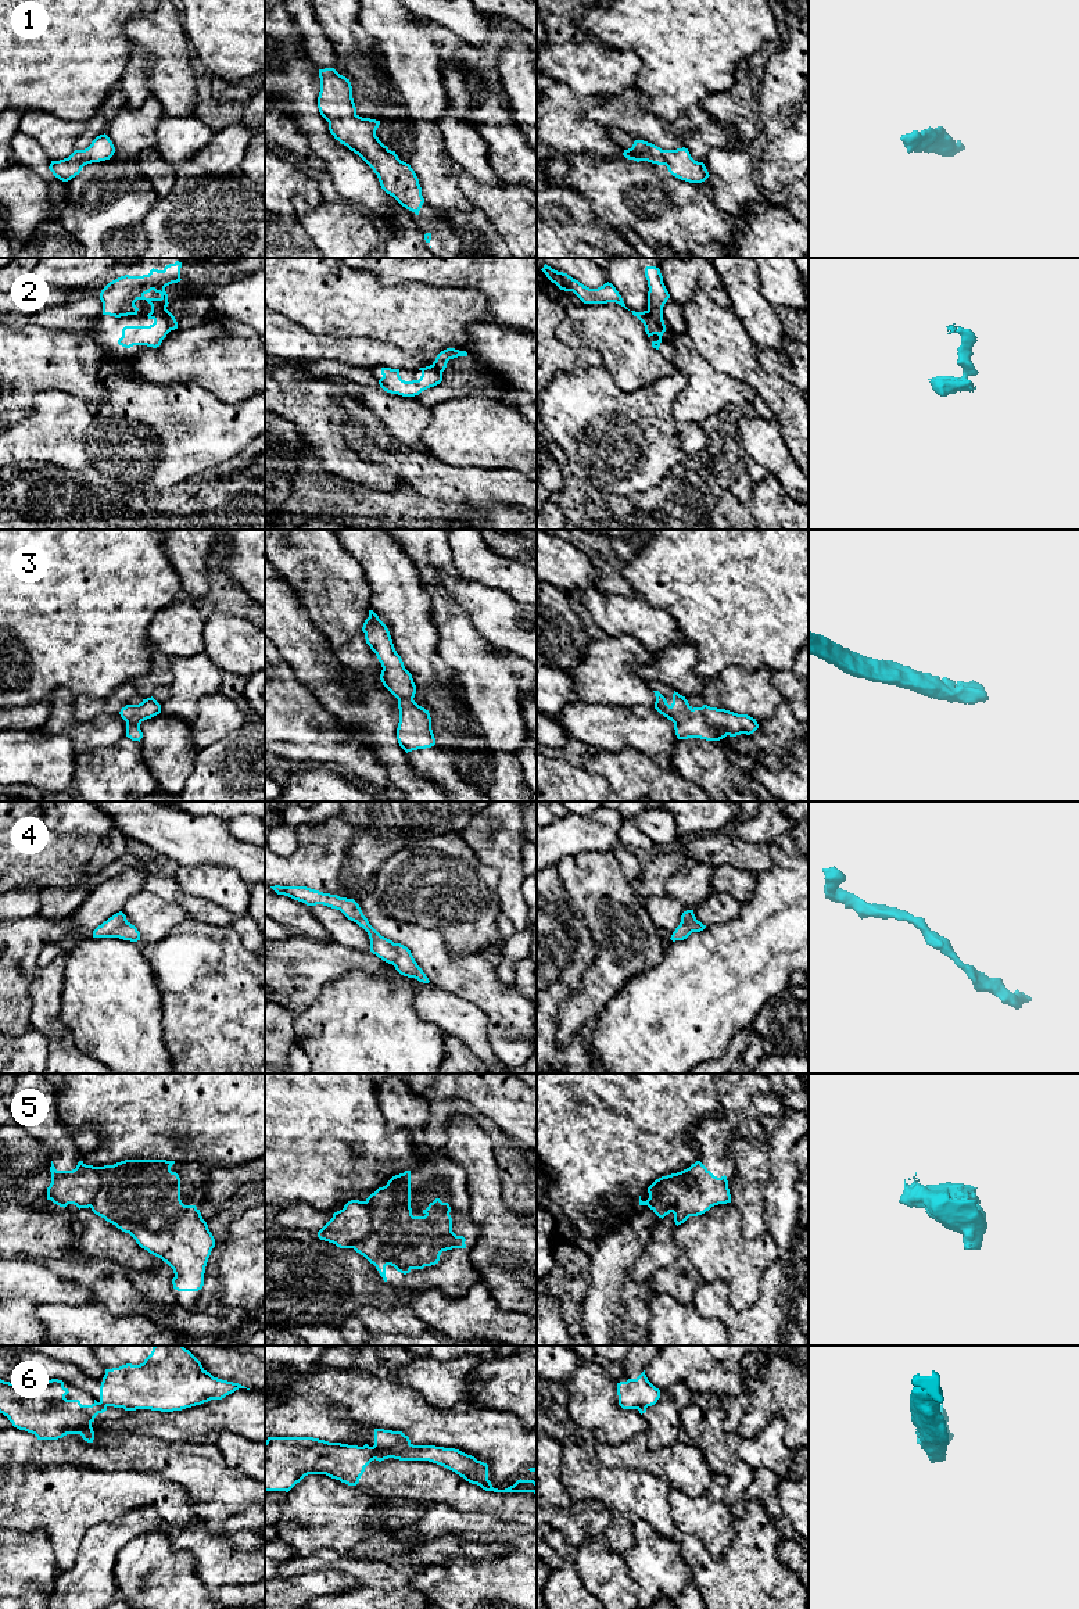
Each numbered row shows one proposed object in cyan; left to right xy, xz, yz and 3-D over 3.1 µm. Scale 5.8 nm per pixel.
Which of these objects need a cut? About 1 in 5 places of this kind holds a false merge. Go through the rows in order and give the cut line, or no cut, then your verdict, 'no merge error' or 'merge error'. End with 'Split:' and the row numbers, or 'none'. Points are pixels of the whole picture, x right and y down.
1: cut none; no merge error
2: cut xy (167, 310), (167, 323), (171, 329); merge error
3: cut none; no merge error
4: cut none; no merge error
5: cut xz (365, 1201), (370, 1214), (370, 1229), (351, 1247); merge error
6: cut xz (372, 1447), (375, 1458); merge error
Split: 2, 5, 6

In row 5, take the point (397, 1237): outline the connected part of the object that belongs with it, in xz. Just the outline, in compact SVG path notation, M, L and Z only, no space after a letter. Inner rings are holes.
M411 1171L392 1176L366 1198L372 1214L372 1229L352 1248L376 1266L384 1282L386 1266L391 1265L406 1275L412 1269L423 1269L438 1264L442 1251L466 1248L466 1239L452 1232L451 1207L435 1198L423 1210L423 1216L413 1216L411 1208Z

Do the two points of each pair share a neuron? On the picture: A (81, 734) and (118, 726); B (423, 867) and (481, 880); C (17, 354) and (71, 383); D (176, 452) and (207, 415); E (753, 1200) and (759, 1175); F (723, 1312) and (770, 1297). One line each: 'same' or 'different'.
A: same
B: same
C: same
D: same
E: same
F: same

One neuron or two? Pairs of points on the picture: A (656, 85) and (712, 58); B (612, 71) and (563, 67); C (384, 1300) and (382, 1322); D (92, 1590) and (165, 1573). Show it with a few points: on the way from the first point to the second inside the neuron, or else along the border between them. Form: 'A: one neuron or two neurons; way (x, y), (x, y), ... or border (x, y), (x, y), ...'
A: one neuron; way (670, 75), (688, 58), (698, 58)
B: one neuron; way (599, 71), (576, 67)
C: two neurons; border (415, 1311), (409, 1307), (359, 1307), (354, 1314)
D: two neurons; border (118, 1552), (114, 1561), (117, 1594)

